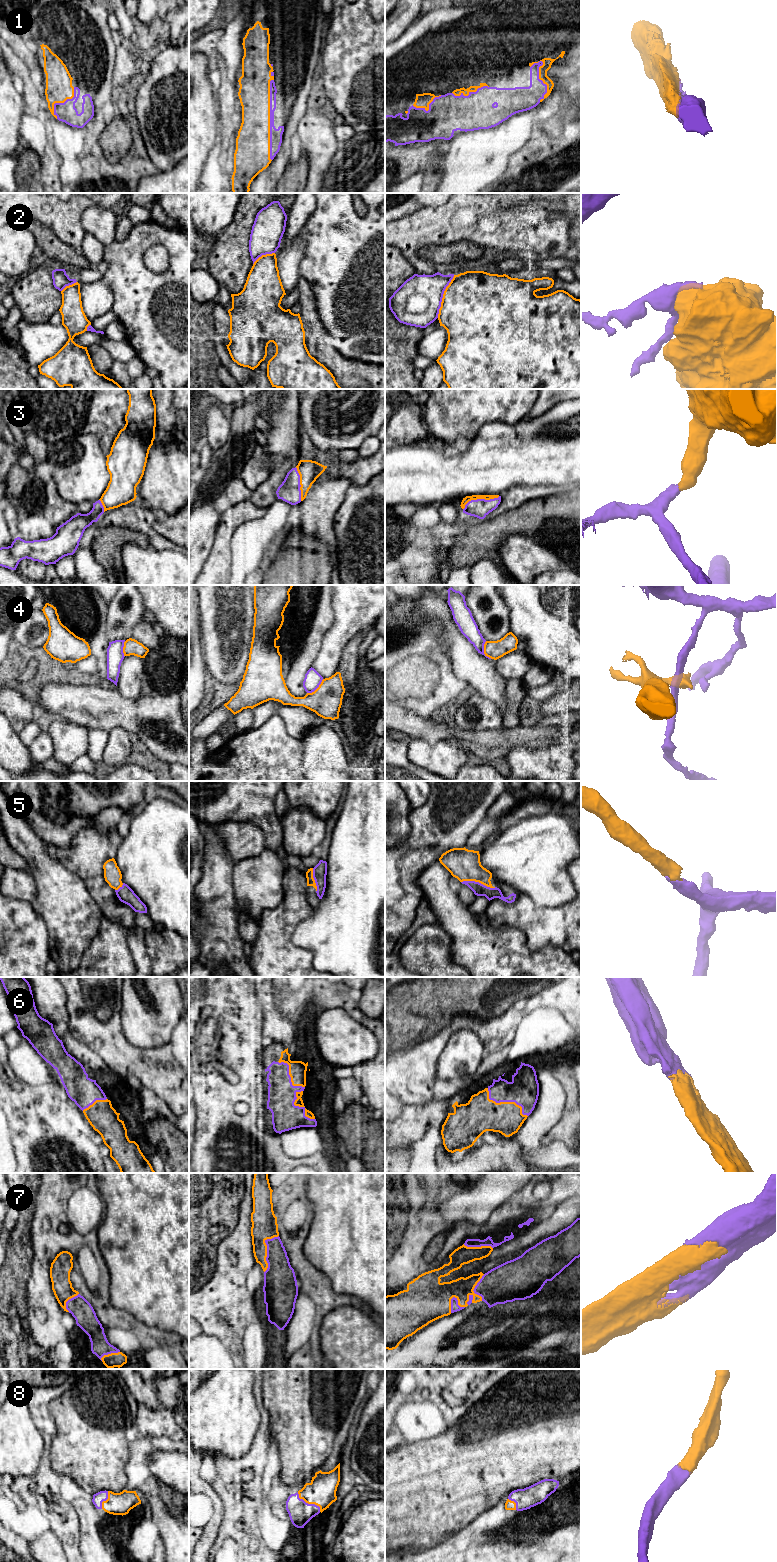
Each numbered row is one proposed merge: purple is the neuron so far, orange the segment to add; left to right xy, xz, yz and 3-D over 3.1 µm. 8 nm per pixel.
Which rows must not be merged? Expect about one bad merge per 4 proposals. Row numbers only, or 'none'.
2, 4

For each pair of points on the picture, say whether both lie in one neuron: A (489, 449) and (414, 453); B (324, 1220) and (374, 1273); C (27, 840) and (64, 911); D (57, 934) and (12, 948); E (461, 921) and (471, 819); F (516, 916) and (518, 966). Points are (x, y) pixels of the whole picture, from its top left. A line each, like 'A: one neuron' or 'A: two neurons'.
A: one neuron
B: one neuron
C: one neuron
D: two neurons
E: two neurons
F: two neurons

